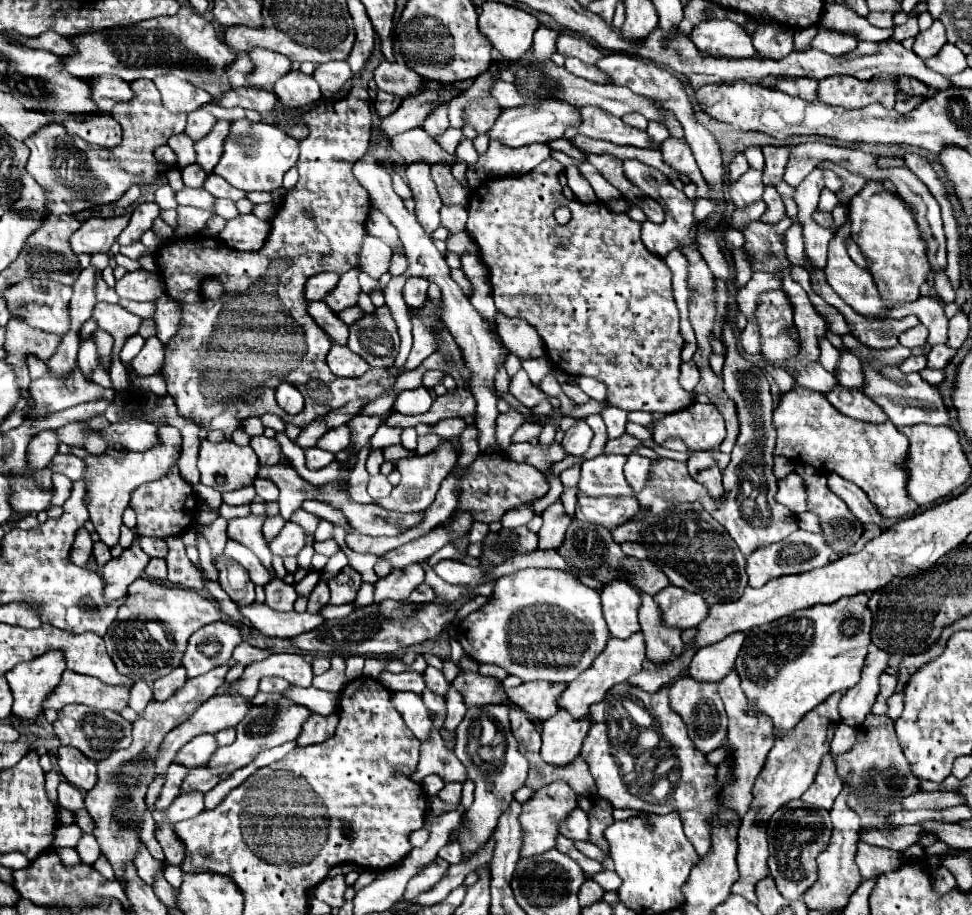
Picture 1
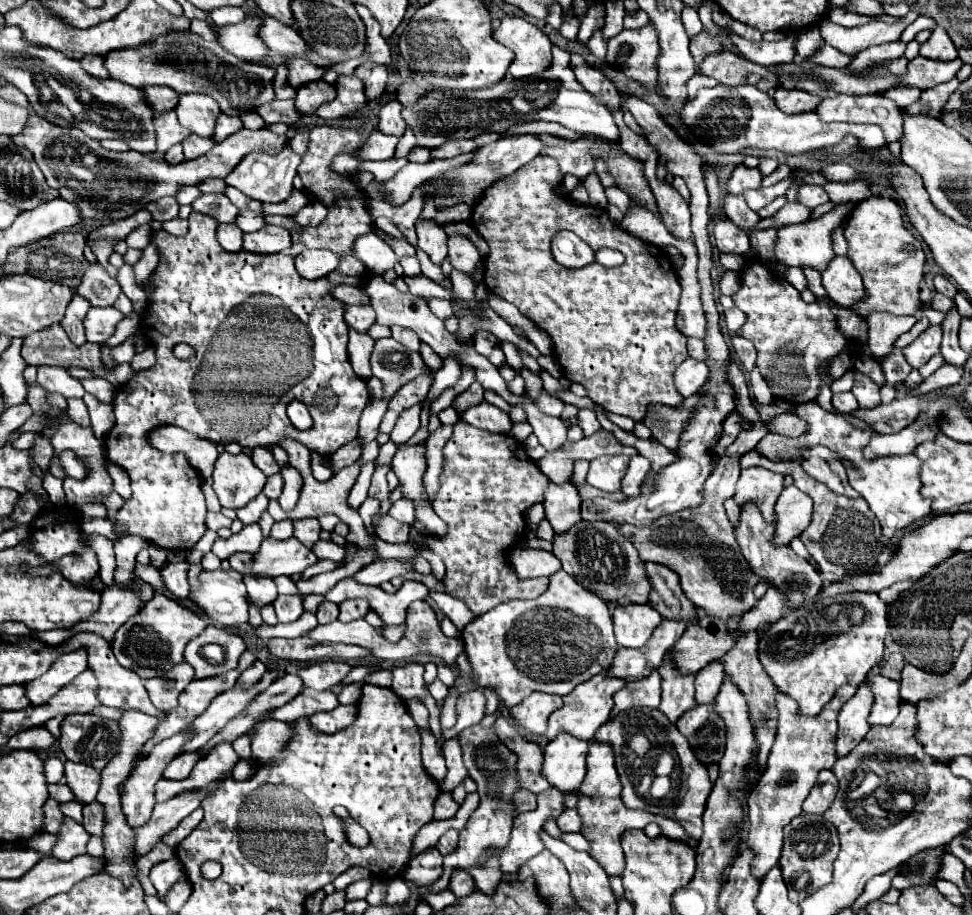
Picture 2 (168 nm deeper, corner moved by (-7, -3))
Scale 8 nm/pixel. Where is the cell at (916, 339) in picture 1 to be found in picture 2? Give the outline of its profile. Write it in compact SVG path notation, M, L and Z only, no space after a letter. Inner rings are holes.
M930 325L914 343L910 343L906 349L902 349L906 361L912 367L922 367L932 355L940 351L940 339L942 339L942 329L940 325Z

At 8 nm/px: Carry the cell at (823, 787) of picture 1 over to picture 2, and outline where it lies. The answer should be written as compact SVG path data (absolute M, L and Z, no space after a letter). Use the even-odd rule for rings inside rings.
M820 771L814 789L810 791L808 799L804 799L802 809L806 813L822 815L830 807L830 803L834 801L836 793L838 793L838 781L836 781L834 773L832 771Z

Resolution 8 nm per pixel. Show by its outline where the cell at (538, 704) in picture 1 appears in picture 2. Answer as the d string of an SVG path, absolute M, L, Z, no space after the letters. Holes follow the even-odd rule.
M532 693L528 695L522 705L510 709L514 721L524 727L532 735L542 735L546 731L546 721L552 711L562 705L562 697L546 695L546 693Z

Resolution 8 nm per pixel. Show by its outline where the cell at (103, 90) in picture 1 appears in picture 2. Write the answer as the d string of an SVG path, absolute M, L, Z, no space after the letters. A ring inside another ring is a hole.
M146 87L144 93L148 97L150 107L156 113L172 111L178 105L178 97L180 97L180 93L174 91L174 89L170 89L170 87Z

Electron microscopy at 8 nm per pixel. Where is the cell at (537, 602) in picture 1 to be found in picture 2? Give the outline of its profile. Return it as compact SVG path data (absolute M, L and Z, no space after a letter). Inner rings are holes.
M562 569L550 575L550 585L540 597L490 609L476 617L462 637L476 685L492 689L506 709L522 703L532 691L568 695L576 685L606 671L618 651L608 605Z

